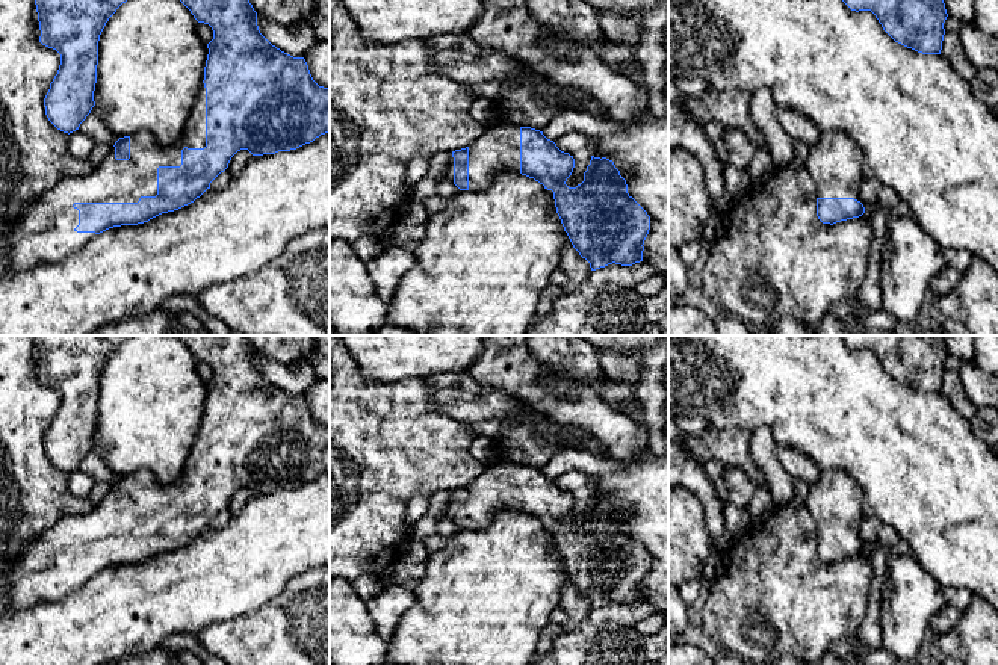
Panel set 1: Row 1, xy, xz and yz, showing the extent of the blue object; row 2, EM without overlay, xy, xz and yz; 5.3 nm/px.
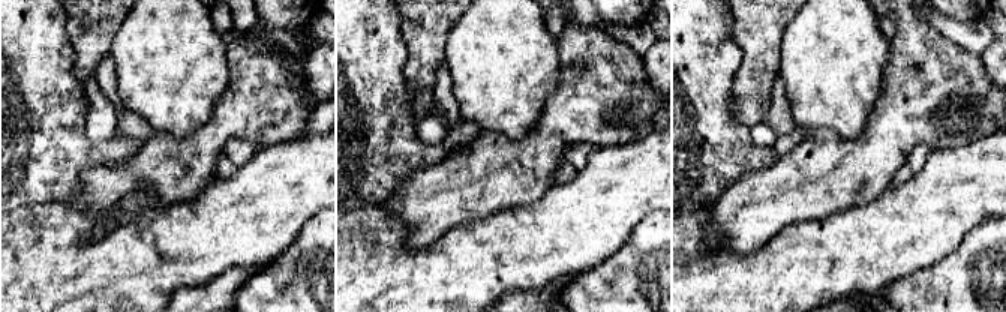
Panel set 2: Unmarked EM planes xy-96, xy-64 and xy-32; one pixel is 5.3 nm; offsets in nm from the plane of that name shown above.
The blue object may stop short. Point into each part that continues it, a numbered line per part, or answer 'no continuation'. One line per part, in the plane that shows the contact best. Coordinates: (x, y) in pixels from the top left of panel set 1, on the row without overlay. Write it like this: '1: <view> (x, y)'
1: xy (44, 572)

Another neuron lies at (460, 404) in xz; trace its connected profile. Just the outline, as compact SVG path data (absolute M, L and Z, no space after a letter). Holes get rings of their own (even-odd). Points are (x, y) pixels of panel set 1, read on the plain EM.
M455 385L439 388L431 402L435 411L469 423L493 419L501 423L516 423L523 416L532 417L540 411L535 405L505 393L485 391L476 394Z

